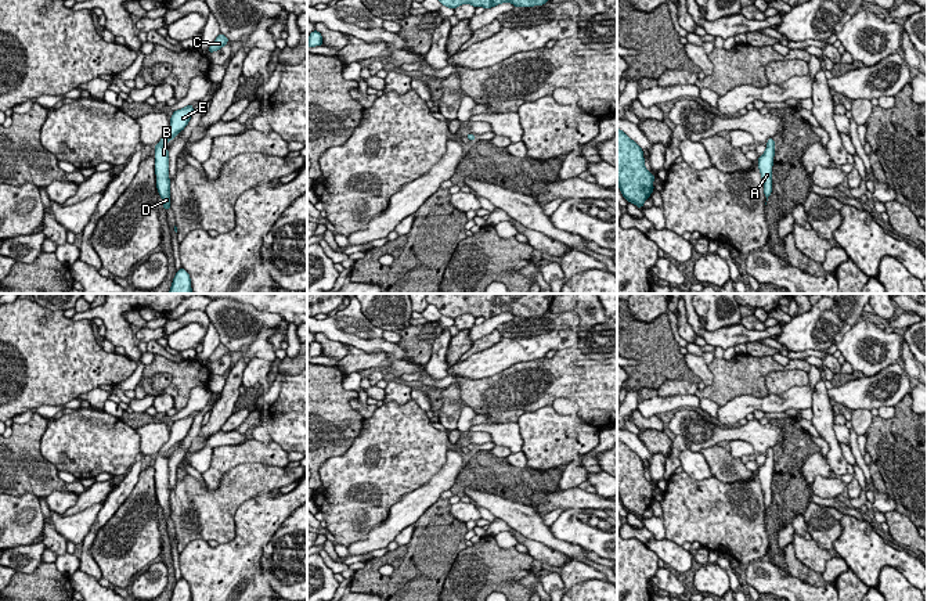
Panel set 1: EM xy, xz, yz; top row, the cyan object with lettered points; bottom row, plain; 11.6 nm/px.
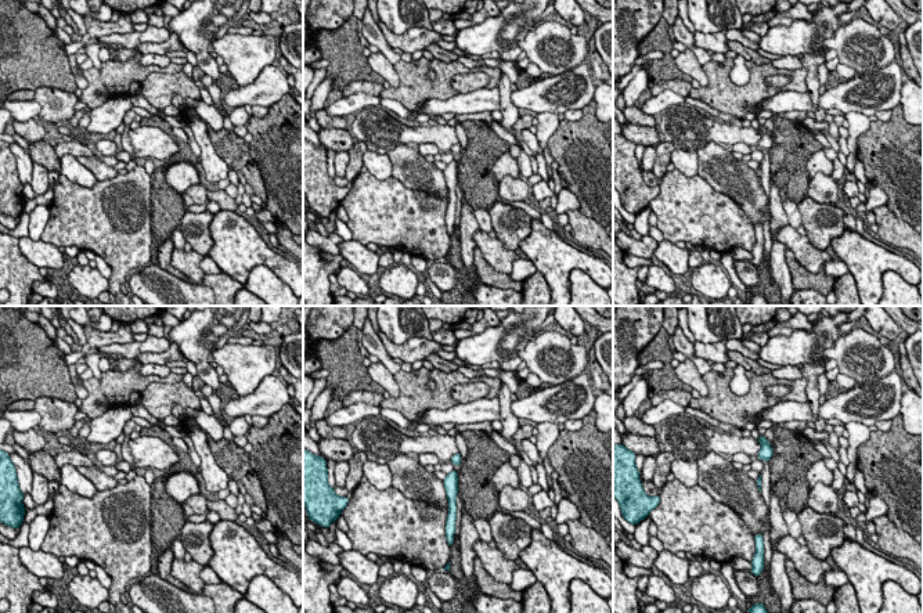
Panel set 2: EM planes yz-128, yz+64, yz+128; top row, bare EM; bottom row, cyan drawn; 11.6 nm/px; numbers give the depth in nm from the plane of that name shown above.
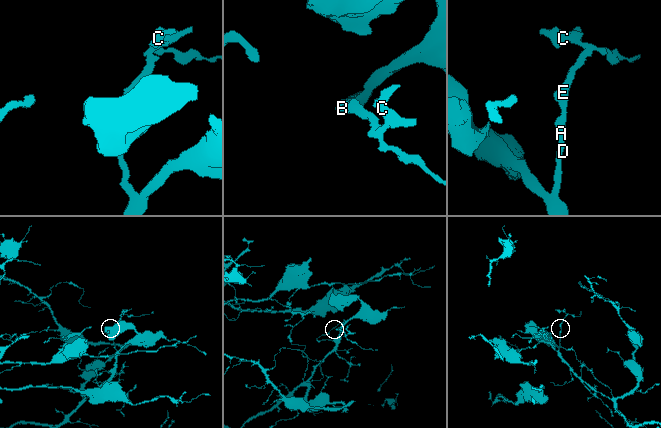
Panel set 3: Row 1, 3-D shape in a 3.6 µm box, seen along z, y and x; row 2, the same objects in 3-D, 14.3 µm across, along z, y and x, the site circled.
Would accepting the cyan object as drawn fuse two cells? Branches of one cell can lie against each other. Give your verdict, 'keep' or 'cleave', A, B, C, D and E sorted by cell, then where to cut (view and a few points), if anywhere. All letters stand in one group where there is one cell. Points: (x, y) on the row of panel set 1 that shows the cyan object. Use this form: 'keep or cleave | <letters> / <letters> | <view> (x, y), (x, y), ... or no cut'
keep | A B C D E | no cut

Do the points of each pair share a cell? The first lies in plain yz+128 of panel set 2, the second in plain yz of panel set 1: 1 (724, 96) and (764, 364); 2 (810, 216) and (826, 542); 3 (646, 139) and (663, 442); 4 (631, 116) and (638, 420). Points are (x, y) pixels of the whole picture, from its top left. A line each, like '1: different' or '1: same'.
1: same
2: same
3: same
4: same

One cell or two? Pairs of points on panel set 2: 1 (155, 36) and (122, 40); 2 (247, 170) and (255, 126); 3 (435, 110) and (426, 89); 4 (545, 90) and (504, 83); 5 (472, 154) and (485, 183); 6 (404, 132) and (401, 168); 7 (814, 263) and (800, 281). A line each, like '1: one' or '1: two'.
1: one
2: two
3: two
4: two
5: one
6: two
7: two

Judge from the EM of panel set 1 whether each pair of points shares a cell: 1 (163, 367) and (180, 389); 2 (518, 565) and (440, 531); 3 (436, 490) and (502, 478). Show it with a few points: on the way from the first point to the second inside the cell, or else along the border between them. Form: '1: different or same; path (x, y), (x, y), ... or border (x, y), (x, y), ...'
1: same; path (170, 370), (180, 382)
2: different; border (466, 546), (458, 554), (448, 573)
3: different; border (464, 465), (450, 489)

